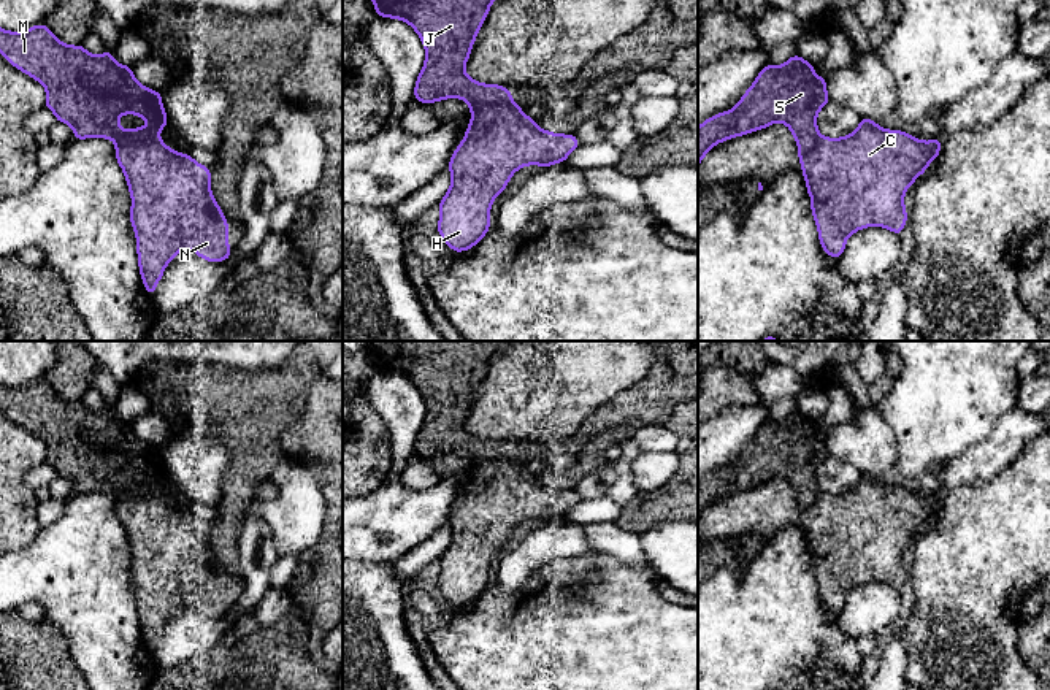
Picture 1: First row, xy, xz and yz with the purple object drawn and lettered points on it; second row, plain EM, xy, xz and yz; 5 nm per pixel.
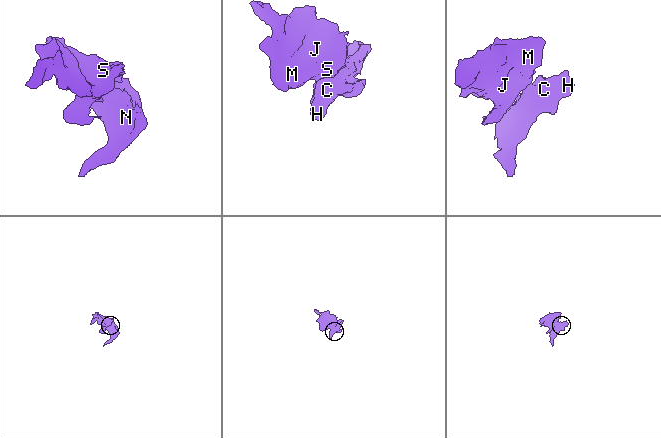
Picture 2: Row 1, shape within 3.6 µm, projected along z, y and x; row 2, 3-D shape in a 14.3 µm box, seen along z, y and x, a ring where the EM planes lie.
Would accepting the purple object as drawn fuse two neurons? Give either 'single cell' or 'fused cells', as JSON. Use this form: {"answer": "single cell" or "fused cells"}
{"answer": "fused cells"}

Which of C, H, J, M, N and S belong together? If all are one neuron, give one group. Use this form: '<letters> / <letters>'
C H N / J M S

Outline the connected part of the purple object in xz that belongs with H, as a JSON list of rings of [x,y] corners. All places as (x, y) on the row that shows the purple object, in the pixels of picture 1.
[[[514,102],[508,105],[471,106],[471,124],[463,141],[449,160],[450,189],[438,203],[441,214],[438,232],[455,252],[476,246],[490,228],[492,201],[506,189],[511,176],[527,165],[550,167],[566,162],[566,157],[581,146],[576,135],[550,133],[525,116]]]

